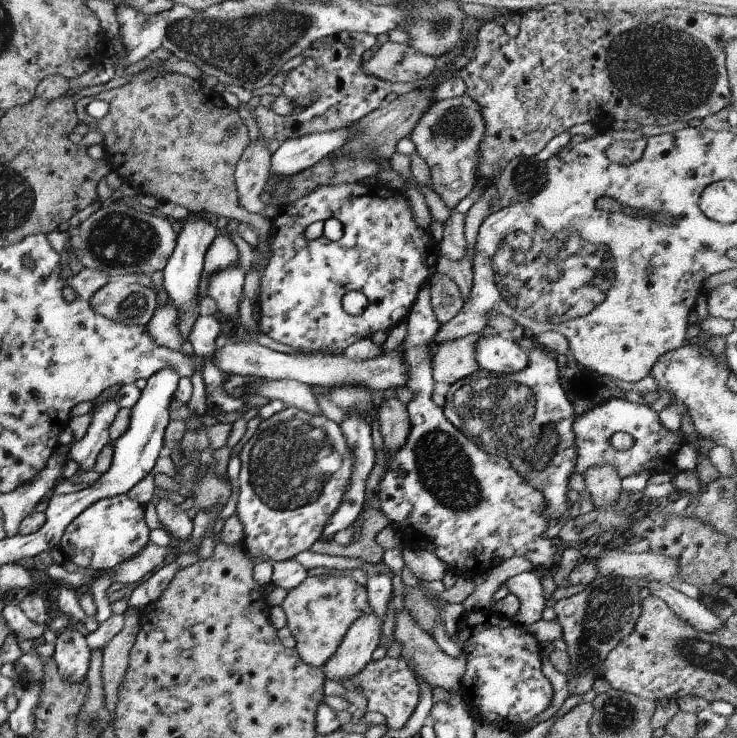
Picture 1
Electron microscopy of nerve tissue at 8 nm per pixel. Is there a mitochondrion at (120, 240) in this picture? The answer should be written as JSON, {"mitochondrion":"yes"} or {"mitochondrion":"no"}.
{"mitochondrion":"yes"}

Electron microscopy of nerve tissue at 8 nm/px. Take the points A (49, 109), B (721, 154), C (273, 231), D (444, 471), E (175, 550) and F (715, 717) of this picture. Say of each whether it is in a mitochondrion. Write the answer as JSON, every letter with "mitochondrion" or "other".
{"A":"other","B":"other","C":"other","D":"mitochondrion","E":"other","F":"other"}

